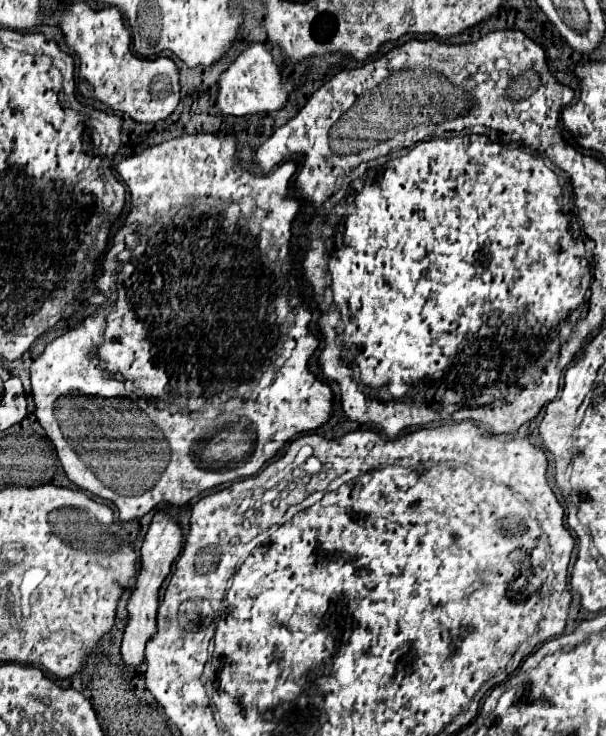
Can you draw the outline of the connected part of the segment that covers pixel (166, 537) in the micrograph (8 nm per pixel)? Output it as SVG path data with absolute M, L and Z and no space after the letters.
M163 511L155 513L153 523L151 523L151 527L149 527L149 531L143 539L141 551L139 551L141 553L141 567L139 567L139 573L137 573L137 583L135 583L133 593L129 597L129 603L127 603L129 621L127 621L127 627L125 627L125 633L123 633L121 655L123 655L123 663L127 663L131 667L137 667L139 663L143 663L145 643L157 631L155 615L157 615L157 607L159 607L159 589L161 589L161 583L165 581L165 577L171 571L171 563L175 561L175 557L181 551L181 545L183 545L181 527L169 515L165 515Z

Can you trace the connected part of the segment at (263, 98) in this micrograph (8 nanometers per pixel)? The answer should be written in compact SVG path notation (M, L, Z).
M255 43L247 47L231 65L227 71L221 73L219 89L217 89L217 107L223 115L249 115L249 113L271 113L285 107L289 93L295 91L297 83L287 83L281 77L281 71L277 69L277 63L273 55L265 49L265 45Z

